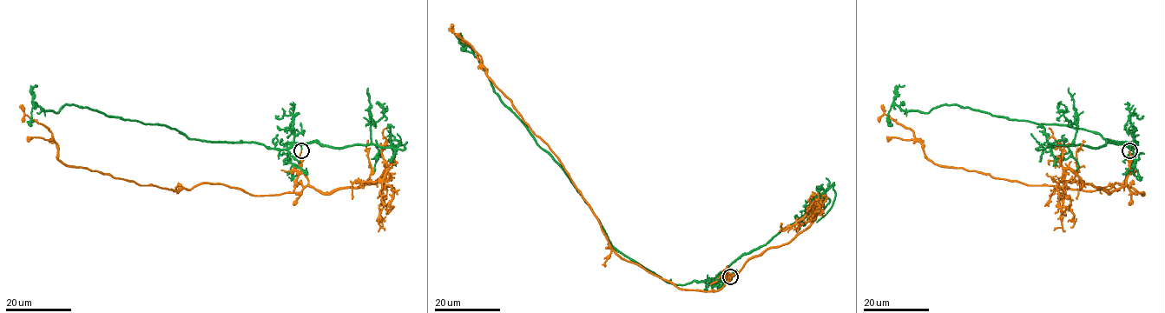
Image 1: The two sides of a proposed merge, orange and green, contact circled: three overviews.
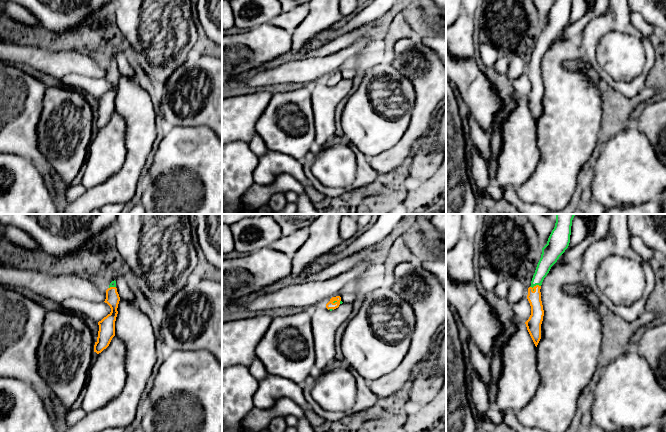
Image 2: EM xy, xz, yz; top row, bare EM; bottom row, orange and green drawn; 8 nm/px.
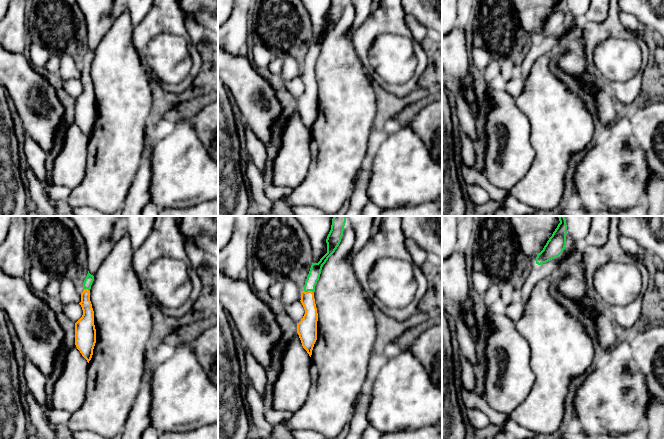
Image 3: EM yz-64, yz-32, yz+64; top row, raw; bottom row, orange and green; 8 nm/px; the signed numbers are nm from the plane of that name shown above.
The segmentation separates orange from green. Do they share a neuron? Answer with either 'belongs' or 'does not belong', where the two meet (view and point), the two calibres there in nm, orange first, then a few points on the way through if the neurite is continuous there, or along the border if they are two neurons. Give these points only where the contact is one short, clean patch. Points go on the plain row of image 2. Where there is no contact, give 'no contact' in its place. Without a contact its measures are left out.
does not belong; contact yz (536, 61); calibres 110 and 140 nm

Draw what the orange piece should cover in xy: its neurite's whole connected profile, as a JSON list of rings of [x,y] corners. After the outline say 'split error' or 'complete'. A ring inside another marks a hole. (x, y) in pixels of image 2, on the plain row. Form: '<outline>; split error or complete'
[[[108,64],[106,66],[106,75],[104,78],[110,82],[111,88],[98,98],[98,113],[94,121],[94,128],[97,130],[106,125],[109,122],[112,114],[115,112],[115,97],[118,90],[117,84],[119,77],[120,73],[117,68],[117,64]]]; complete

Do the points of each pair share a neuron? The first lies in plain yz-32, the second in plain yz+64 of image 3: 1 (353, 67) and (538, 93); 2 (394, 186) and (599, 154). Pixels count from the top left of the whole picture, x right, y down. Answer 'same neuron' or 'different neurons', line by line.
1: same neuron
2: same neuron

